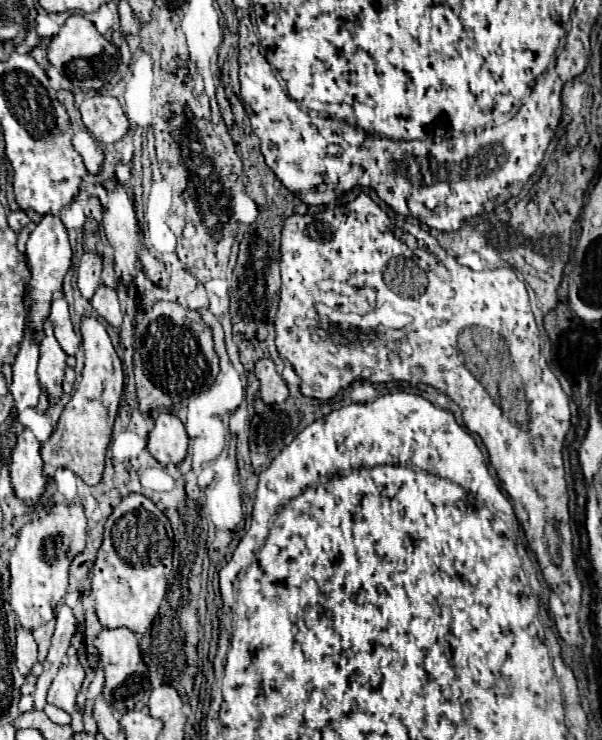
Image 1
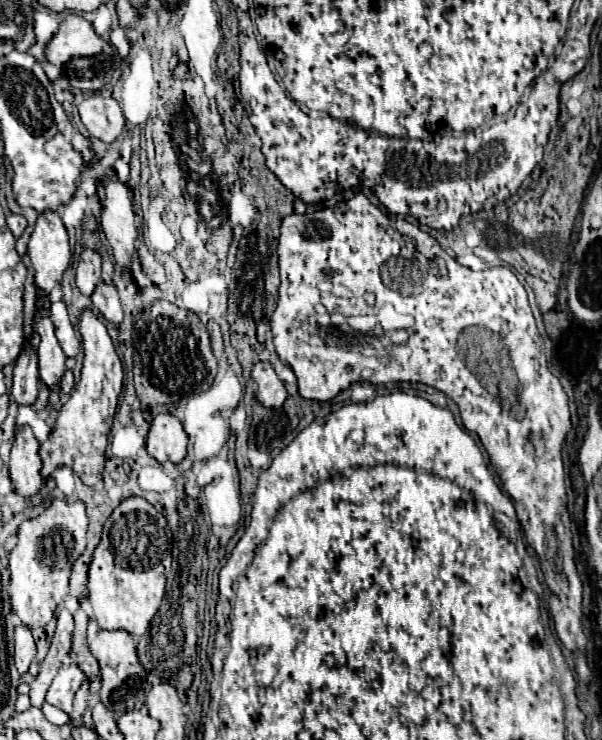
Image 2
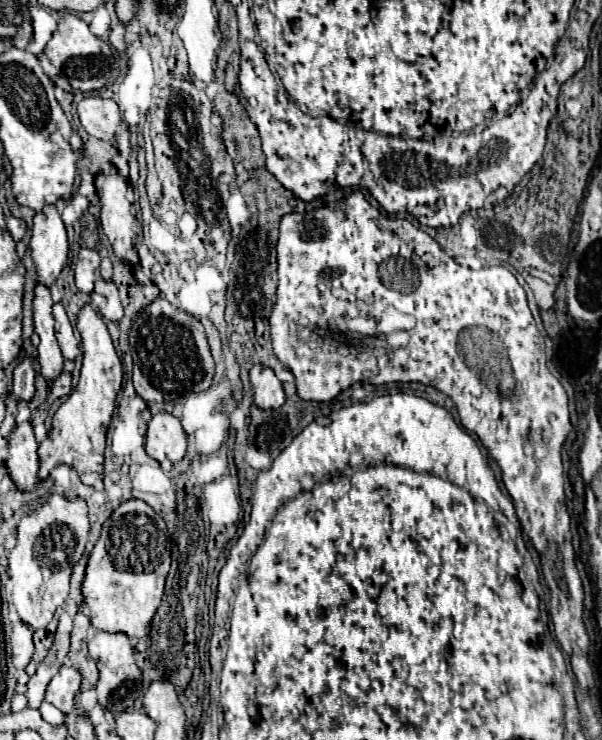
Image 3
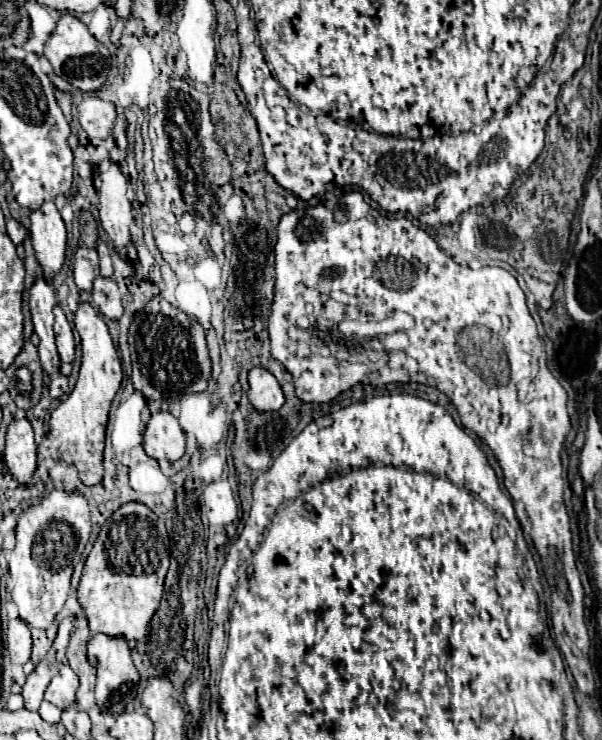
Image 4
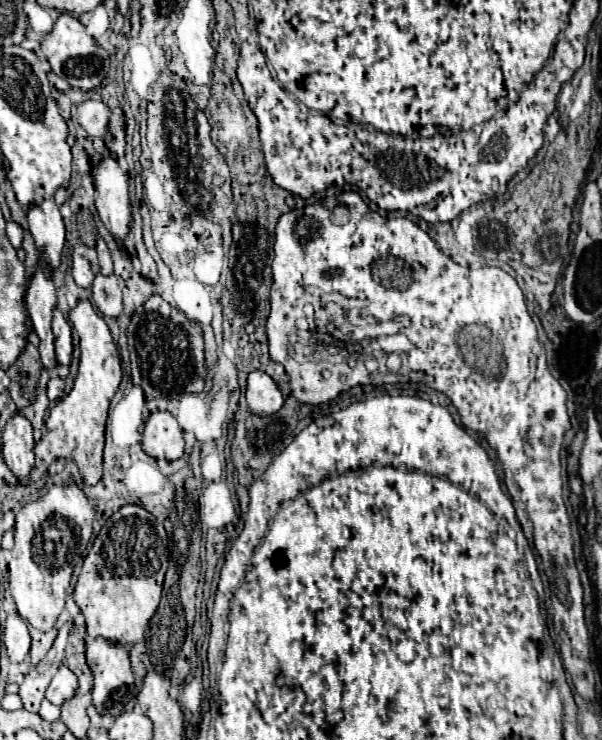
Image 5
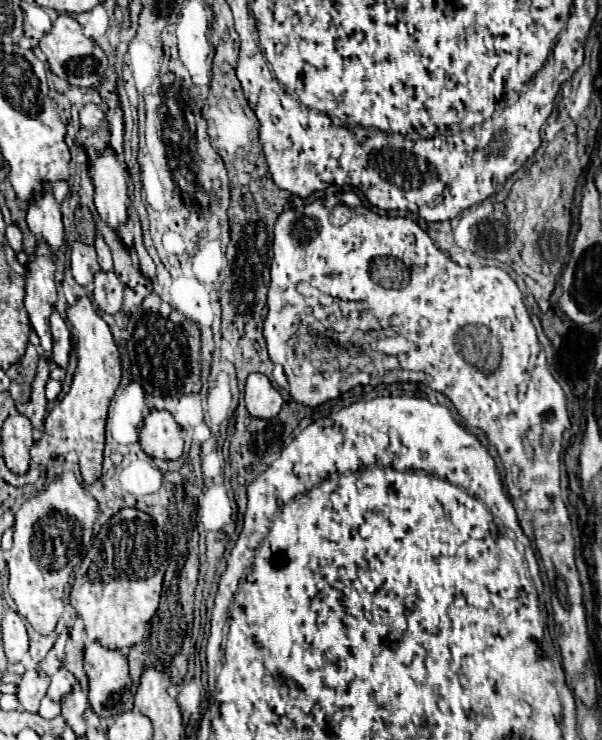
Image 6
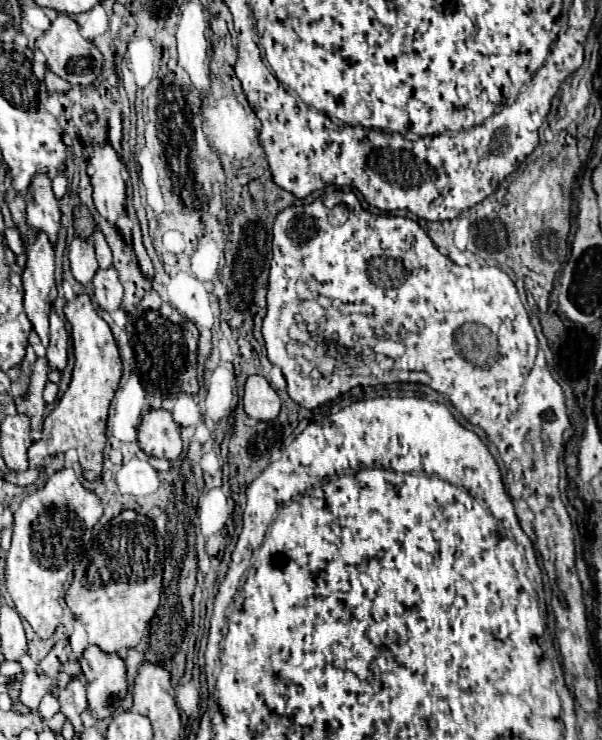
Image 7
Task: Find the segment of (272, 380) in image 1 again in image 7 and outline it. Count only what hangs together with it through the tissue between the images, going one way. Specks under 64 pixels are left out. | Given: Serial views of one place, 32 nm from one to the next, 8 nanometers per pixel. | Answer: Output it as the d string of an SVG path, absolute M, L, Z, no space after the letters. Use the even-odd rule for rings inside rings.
M248 376L244 388L244 410L254 420L274 420L280 412L280 398L264 376Z

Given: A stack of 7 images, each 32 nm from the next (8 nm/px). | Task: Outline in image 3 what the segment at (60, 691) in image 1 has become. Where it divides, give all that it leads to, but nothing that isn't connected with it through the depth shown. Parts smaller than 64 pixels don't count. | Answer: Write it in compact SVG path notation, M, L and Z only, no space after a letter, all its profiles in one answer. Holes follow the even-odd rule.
M62 666L46 690L46 702L54 704L62 712L70 712L74 696L80 690L80 684L82 674L72 666Z

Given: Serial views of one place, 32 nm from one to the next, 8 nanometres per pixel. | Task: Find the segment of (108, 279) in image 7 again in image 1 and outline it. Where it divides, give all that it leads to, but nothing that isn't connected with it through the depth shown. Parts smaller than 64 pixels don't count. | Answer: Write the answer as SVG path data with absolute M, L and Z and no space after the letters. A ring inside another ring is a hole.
M100 286L96 290L96 294L92 296L92 308L98 312L98 316L102 316L116 332L120 332L120 326L122 326L122 310L120 310L120 304L118 304L118 296L116 296L116 290L108 288L108 286Z

